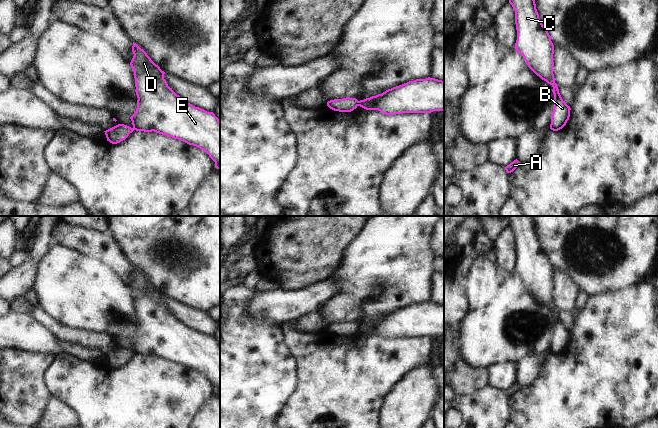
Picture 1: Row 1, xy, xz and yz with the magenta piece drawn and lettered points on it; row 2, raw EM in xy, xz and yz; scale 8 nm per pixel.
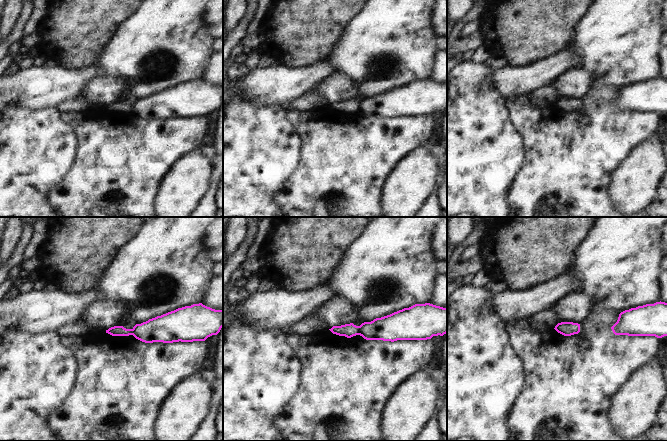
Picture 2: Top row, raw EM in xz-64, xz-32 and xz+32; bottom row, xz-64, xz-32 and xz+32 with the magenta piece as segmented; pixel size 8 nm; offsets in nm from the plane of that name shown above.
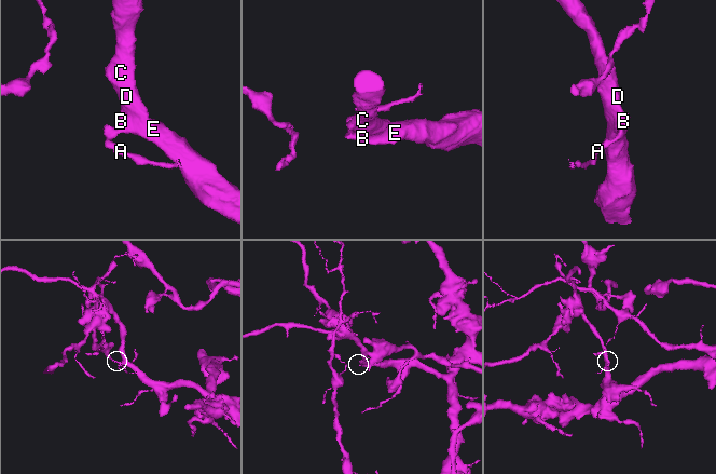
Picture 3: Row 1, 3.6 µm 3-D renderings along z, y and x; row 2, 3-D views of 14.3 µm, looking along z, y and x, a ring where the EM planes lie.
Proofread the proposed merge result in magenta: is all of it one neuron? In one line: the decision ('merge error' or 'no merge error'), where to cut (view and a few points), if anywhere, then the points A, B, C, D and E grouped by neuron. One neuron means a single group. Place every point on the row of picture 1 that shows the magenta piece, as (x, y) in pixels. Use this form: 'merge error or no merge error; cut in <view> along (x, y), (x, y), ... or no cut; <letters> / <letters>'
merge error; cut in xz along (359, 101), (357, 105); A / B C D E

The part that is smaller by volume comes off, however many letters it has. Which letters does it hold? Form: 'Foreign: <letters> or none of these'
Foreign: A

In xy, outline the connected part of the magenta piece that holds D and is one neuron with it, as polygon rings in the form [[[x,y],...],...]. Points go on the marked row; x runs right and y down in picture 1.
[[[133,42],[134,54],[130,65],[134,70],[137,95],[136,112],[130,117],[134,130],[156,132],[189,145],[196,146],[206,152],[220,170],[220,121],[213,112],[195,107],[184,101],[170,88],[164,79],[165,72],[156,65],[147,53]]]

